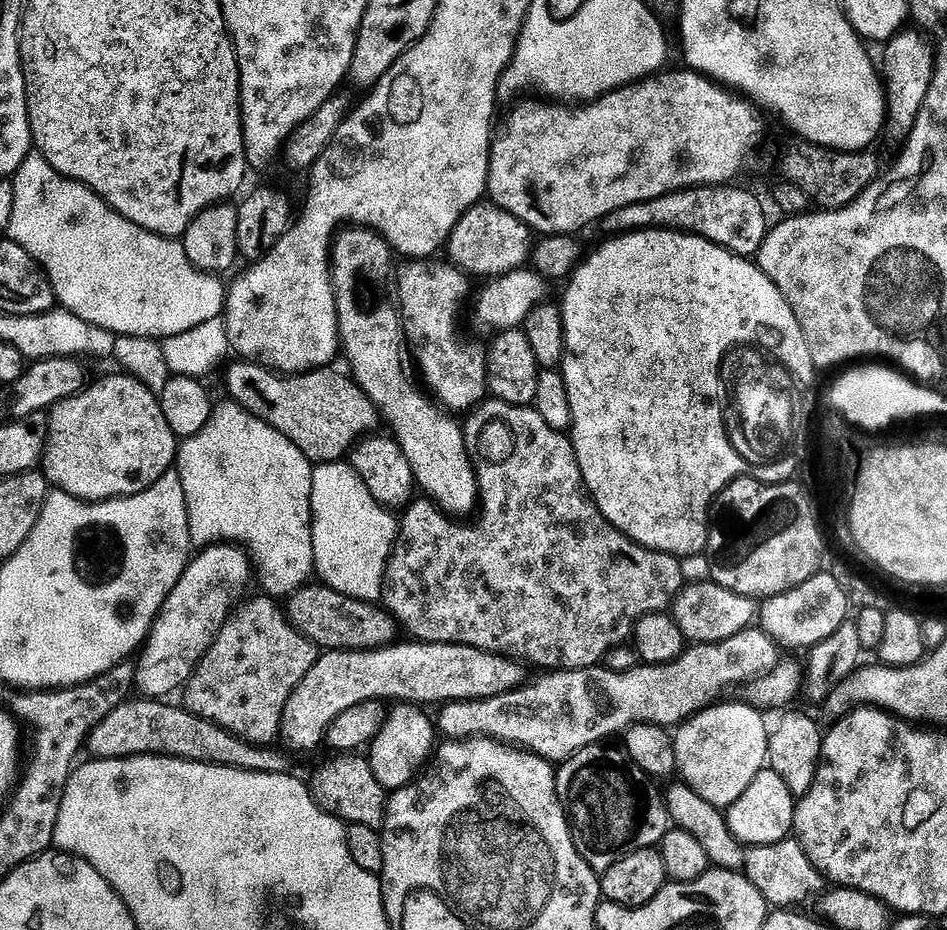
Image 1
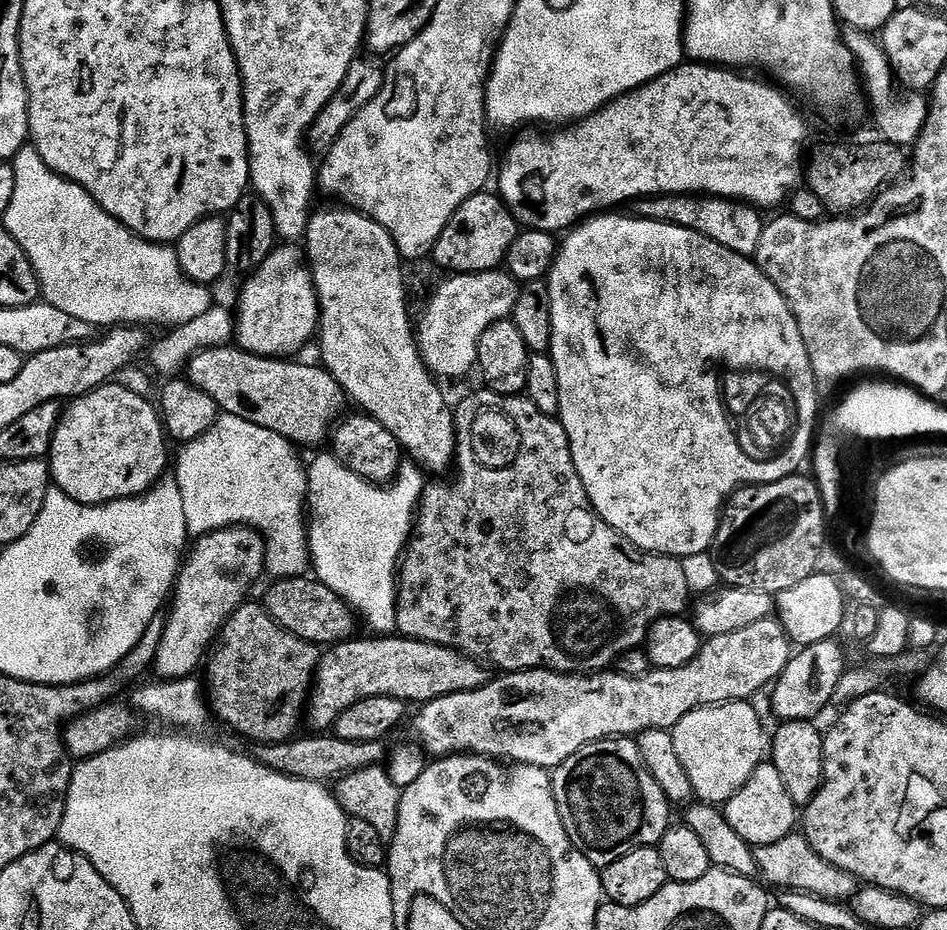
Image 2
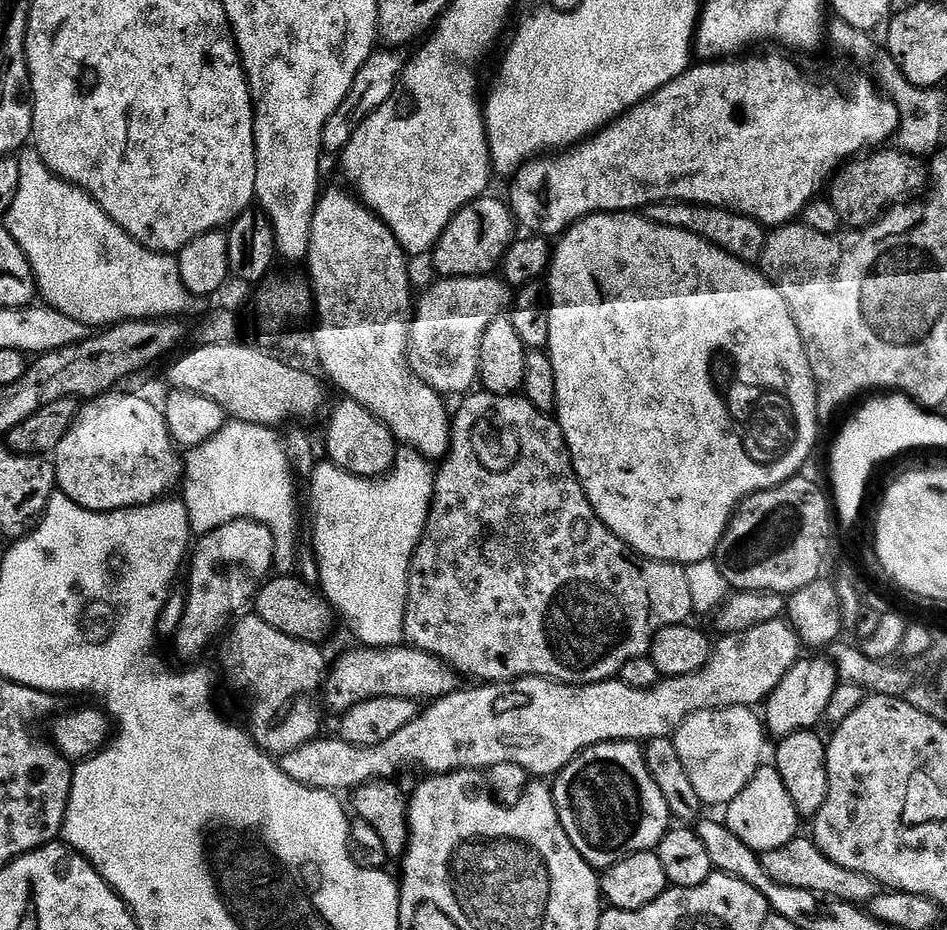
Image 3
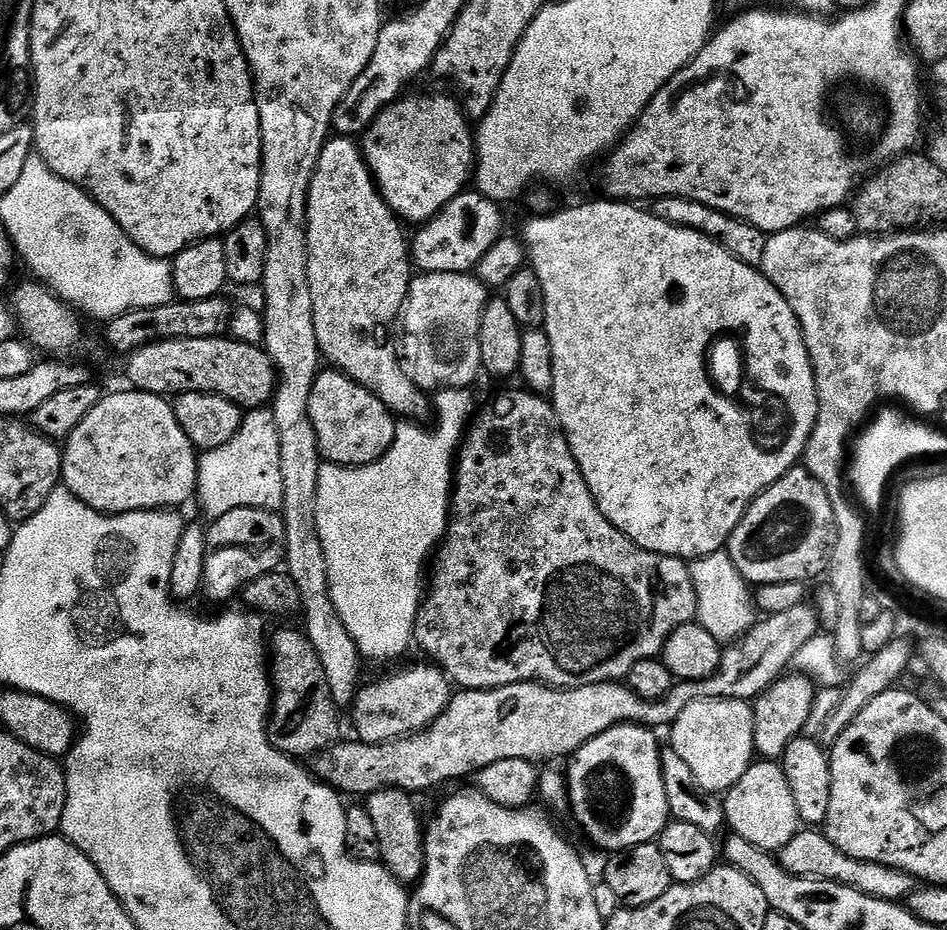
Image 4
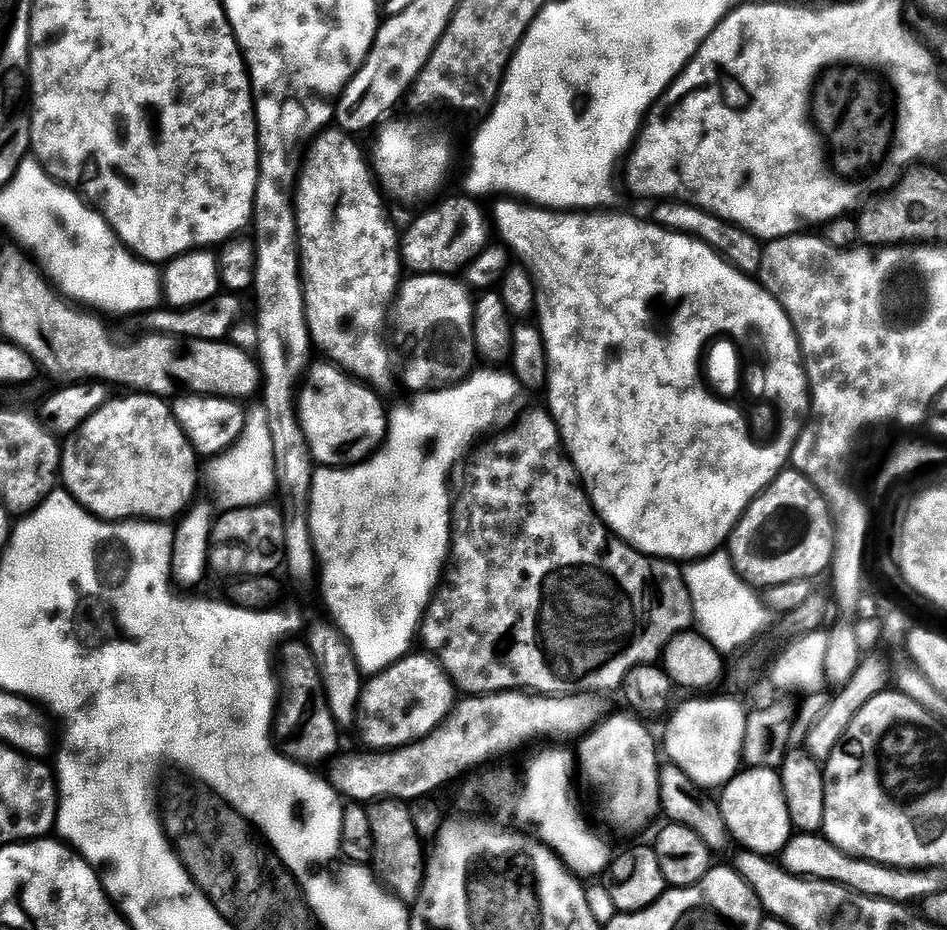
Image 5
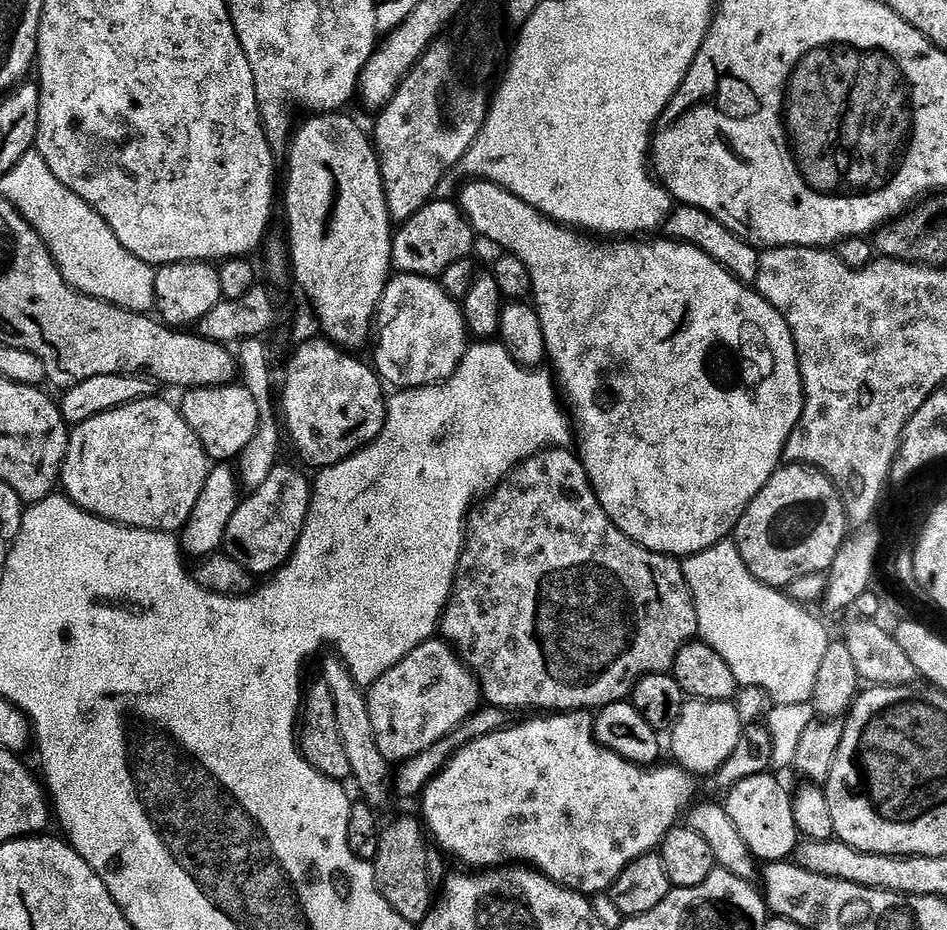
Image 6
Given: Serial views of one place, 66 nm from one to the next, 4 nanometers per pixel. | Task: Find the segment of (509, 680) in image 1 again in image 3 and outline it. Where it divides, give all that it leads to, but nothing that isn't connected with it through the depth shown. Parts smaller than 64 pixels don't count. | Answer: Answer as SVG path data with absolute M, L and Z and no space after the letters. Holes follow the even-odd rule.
M356 646L353 652L346 653L337 664L331 665L322 695L331 711L333 708L336 714L343 714L358 702L366 702L370 698L394 696L422 700L426 696L449 696L450 693L457 691L456 680L458 681L458 673L455 668L420 648Z

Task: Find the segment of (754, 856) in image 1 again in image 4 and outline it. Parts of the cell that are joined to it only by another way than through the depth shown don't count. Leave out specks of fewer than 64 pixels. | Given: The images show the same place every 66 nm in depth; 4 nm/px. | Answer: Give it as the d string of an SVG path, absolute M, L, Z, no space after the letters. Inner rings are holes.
M801 830L796 833L778 853L778 863L792 876L803 876L817 880L834 880L837 884L847 884L867 896L893 902L903 901L914 890L913 877L896 868L887 868L881 864L871 864L865 860L855 860L830 842L820 830Z

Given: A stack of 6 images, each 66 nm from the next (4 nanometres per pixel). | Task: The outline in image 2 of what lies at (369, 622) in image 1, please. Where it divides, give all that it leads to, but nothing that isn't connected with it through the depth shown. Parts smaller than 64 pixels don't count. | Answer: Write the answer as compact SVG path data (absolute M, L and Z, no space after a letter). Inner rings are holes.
M294 576L291 580L276 580L262 599L262 607L290 634L317 646L331 646L353 639L357 635L358 617L348 603L334 595L315 578Z

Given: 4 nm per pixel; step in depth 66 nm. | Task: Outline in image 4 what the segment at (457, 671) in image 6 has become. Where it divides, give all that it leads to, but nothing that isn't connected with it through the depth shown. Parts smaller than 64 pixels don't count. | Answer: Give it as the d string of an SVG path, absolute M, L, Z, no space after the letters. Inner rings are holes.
M428 664L408 668L405 672L396 672L393 676L388 676L385 680L378 680L374 684L365 683L356 693L356 698L350 705L350 713L352 712L352 724L356 727L357 734L360 735L357 737L363 743L385 744L391 740L403 740L406 736L413 736L416 732L425 731L440 717L442 710L446 710L448 701L454 695L453 685L439 667Z

